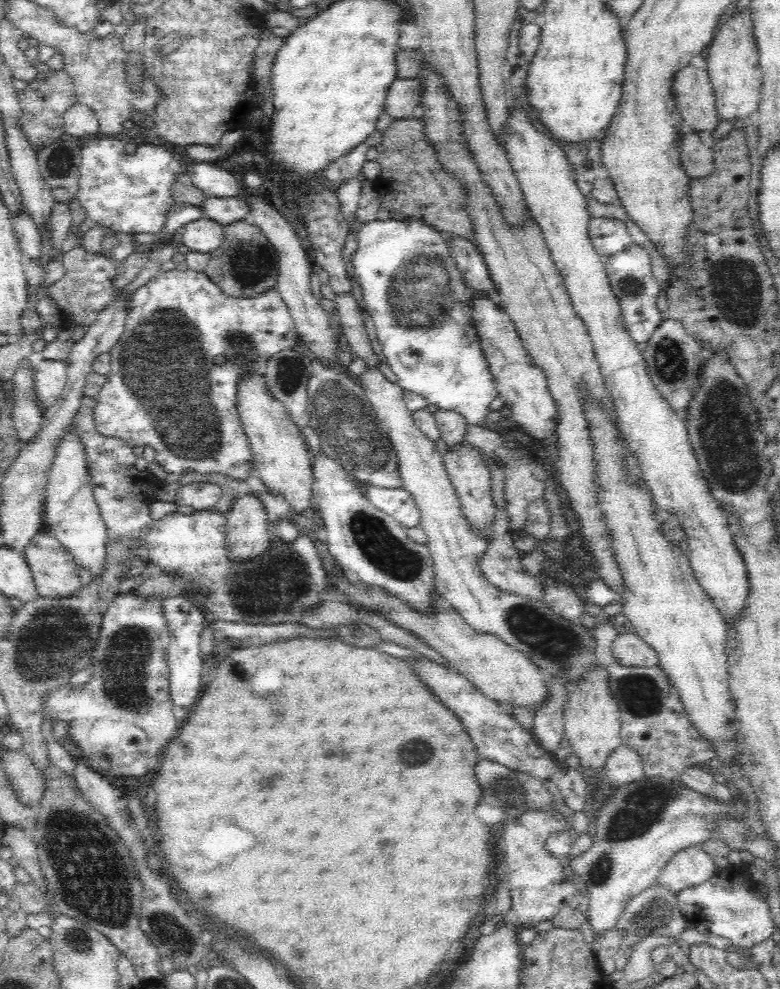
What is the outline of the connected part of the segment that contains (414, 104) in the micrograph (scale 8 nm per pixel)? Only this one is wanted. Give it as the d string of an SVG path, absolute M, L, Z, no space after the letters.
M396 79L386 94L384 111L393 120L410 119L417 115L416 110L420 105L420 79Z

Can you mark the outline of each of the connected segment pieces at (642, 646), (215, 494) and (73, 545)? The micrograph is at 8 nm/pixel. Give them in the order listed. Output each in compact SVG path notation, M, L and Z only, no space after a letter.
M634 631L619 634L611 646L614 660L626 668L650 668L658 664L658 655Z
M192 482L178 488L174 502L178 512L191 514L214 508L221 497L220 486L208 482Z
M68 428L59 442L52 470L48 474L43 500L43 518L48 530L55 534L75 558L75 563L90 571L92 580L97 579L106 564L106 525L92 495L92 481L88 477L86 453L82 441Z

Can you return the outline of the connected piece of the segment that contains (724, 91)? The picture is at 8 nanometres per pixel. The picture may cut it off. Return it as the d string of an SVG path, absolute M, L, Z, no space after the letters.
M748 6L741 13L735 13L717 32L708 48L708 56L705 58L706 70L709 81L714 91L714 105L716 105L716 117L718 123L724 120L734 122L737 118L748 119L752 112L759 107L762 86L762 71L758 68L758 53L756 39L752 33L752 17Z

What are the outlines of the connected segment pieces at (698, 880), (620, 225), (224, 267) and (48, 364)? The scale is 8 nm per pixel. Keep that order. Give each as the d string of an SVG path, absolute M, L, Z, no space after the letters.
M697 845L677 852L668 861L668 865L662 870L655 883L677 896L685 888L708 882L717 872L714 858Z
M613 218L589 219L588 230L594 249L603 258L622 252L635 243L624 222Z
M250 219L236 220L222 228L220 246L209 252L207 267L203 270L226 296L252 297L272 289L278 276L278 257L274 247Z
M43 360L34 368L35 394L42 408L50 409L58 403L67 386L67 363Z

